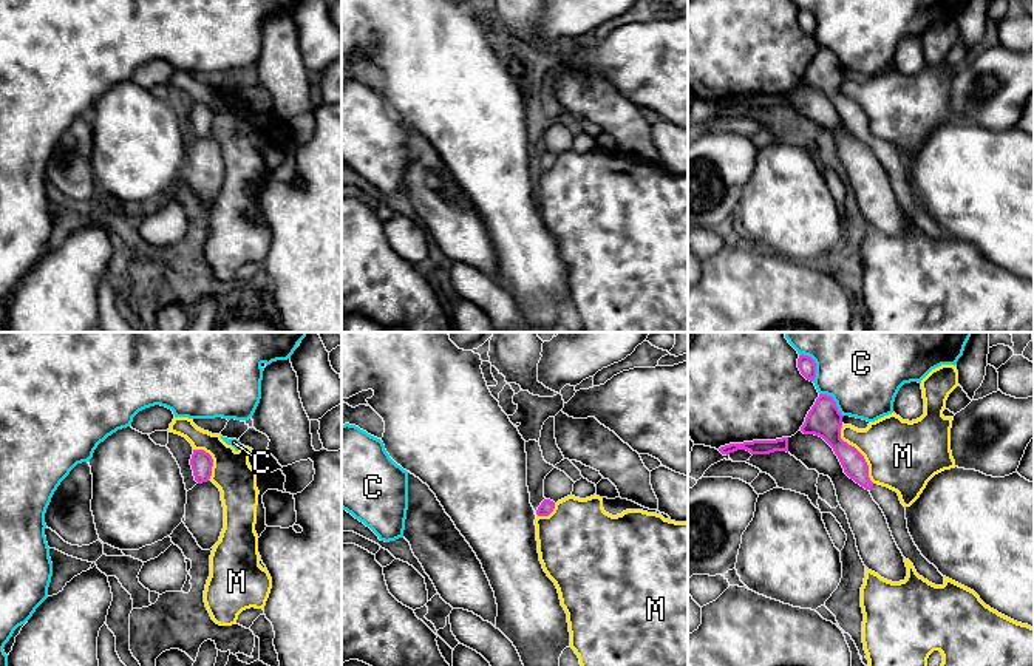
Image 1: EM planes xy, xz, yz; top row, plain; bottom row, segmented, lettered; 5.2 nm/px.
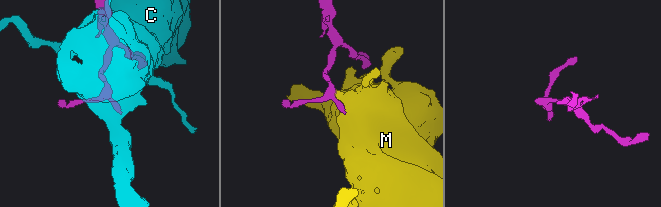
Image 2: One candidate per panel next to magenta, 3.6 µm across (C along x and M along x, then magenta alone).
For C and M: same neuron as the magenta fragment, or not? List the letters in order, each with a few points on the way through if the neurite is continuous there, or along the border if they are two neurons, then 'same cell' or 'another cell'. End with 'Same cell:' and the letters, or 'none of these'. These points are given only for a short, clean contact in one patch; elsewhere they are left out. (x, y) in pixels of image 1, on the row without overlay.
C: another cell
M: border yz (841, 78), (841, 91), (863, 110), (867, 130), (874, 136); another cell
Same cell: none of these

